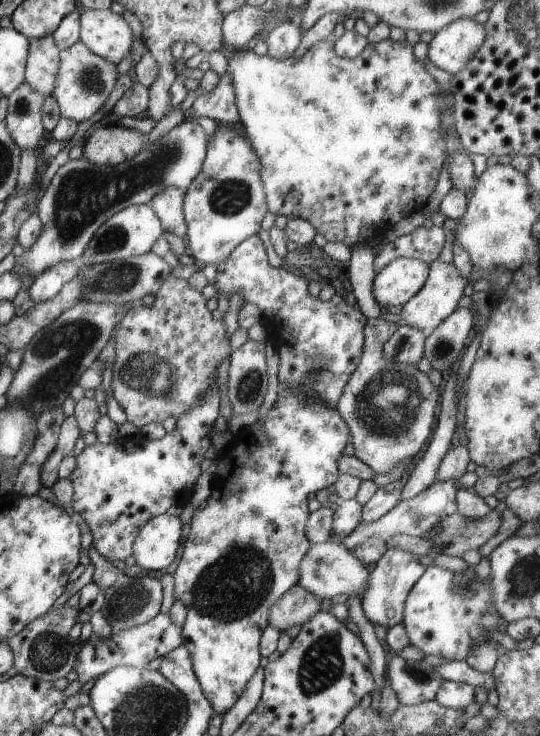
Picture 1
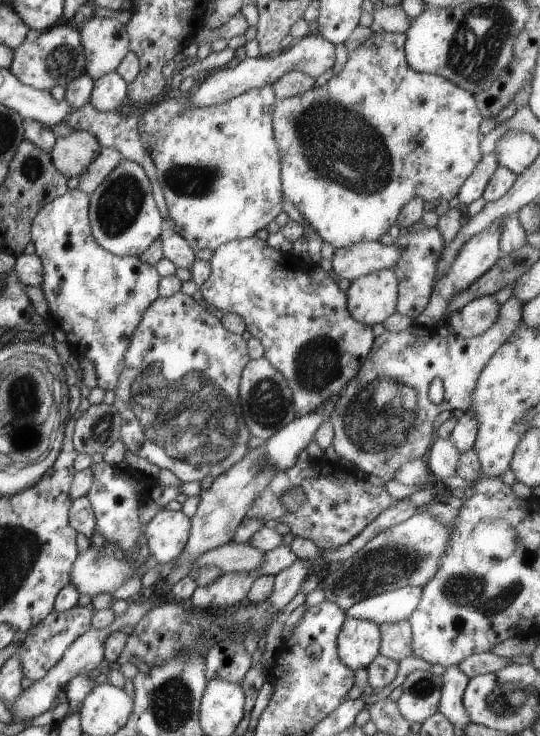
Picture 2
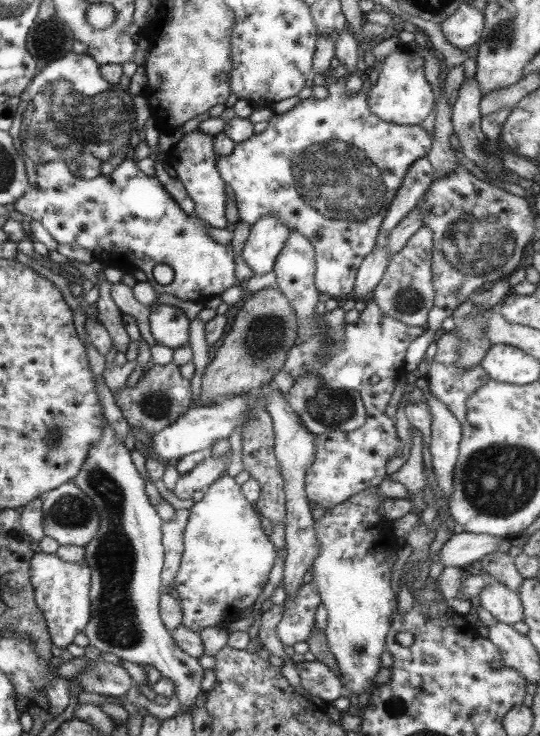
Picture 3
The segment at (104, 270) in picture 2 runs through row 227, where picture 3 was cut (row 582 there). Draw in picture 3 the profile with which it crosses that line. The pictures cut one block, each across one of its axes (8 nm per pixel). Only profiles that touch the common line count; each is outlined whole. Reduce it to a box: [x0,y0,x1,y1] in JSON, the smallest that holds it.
[29,551,90,649]

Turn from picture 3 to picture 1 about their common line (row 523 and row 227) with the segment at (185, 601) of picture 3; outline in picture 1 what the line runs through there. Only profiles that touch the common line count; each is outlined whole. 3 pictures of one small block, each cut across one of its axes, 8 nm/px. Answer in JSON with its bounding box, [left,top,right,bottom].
[182,125,268,266]

